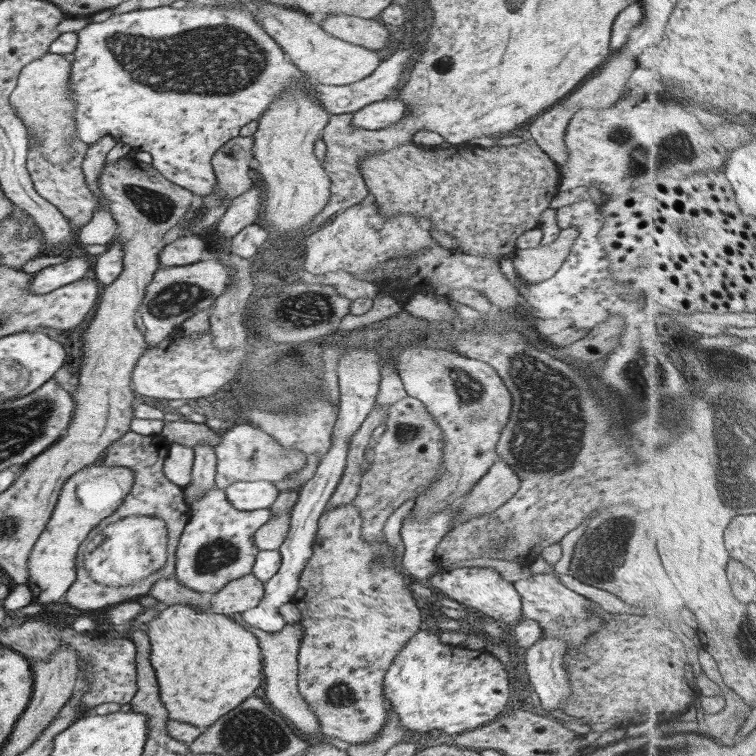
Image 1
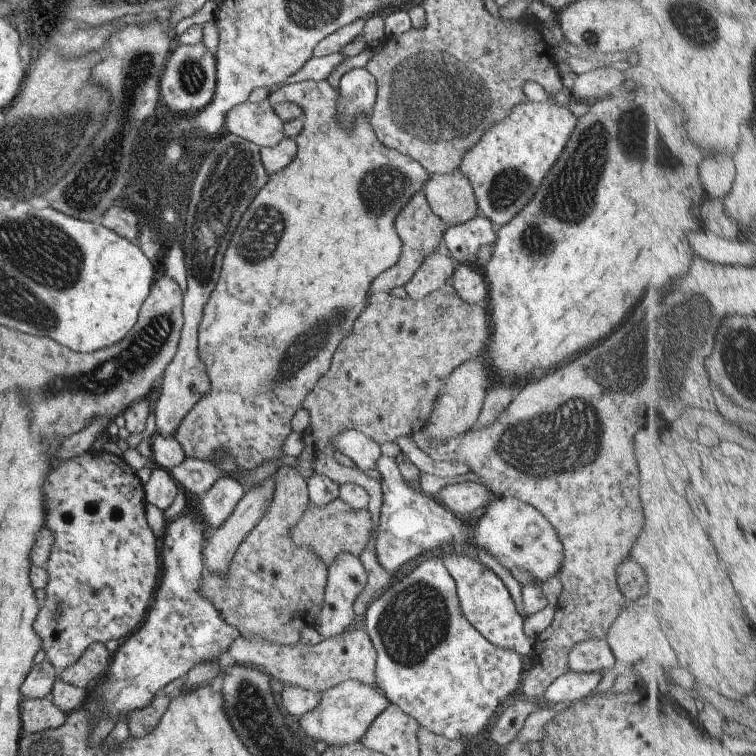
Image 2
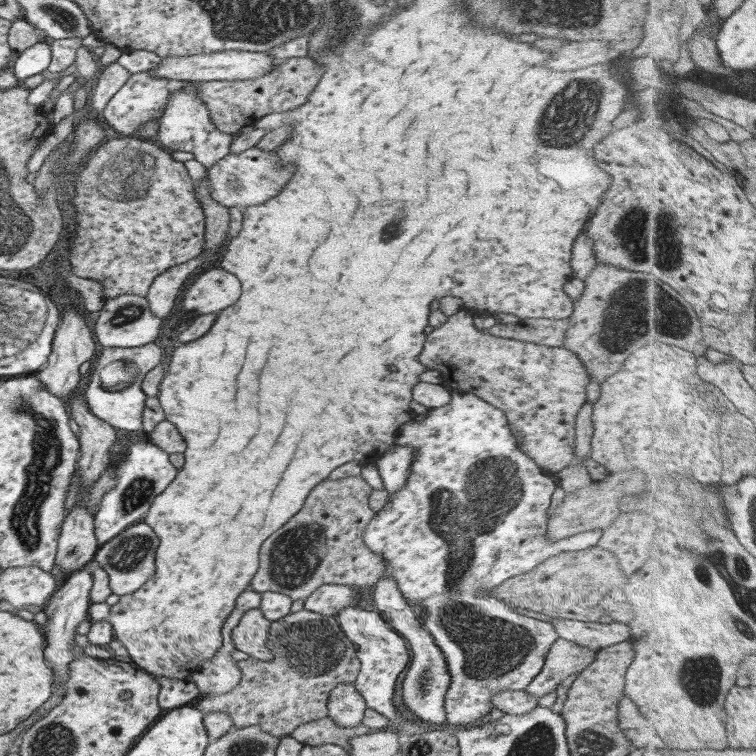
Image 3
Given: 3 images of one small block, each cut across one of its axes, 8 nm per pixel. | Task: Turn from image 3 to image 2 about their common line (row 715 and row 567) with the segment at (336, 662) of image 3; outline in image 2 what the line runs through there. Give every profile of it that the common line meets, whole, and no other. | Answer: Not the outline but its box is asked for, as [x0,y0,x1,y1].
[199,466,327,645]

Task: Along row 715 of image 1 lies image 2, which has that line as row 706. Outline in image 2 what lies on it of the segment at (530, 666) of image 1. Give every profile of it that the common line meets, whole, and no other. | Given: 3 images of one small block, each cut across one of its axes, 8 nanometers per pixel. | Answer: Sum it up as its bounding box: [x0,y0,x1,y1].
[540,671,603,707]

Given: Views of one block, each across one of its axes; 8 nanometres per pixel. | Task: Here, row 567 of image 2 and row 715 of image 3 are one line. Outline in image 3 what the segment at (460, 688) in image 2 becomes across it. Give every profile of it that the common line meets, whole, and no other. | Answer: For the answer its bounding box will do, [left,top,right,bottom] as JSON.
[373,562,449,726]

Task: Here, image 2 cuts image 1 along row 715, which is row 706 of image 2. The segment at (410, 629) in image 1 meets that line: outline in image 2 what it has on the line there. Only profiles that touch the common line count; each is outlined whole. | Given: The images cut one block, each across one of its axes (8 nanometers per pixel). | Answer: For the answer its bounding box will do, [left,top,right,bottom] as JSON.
[299,680,388,746]

